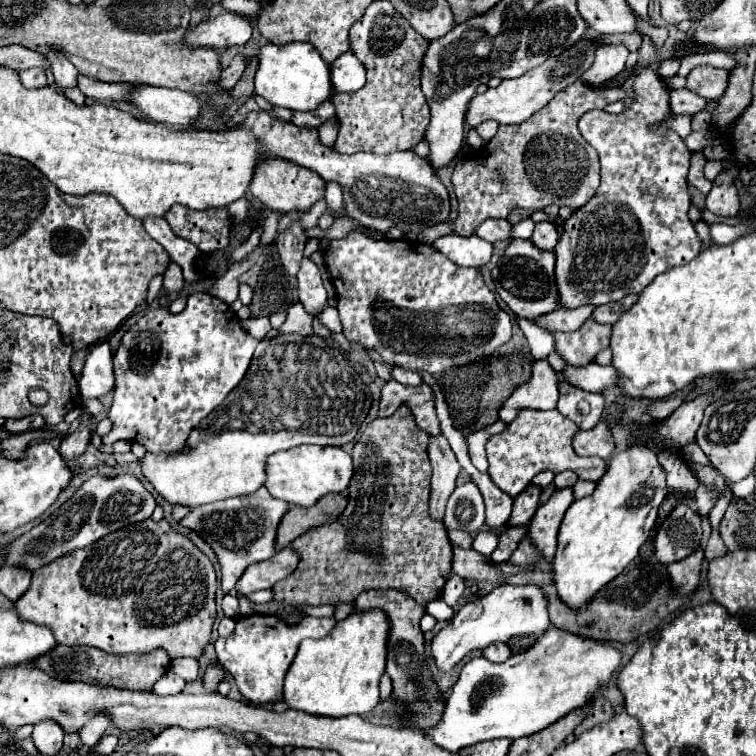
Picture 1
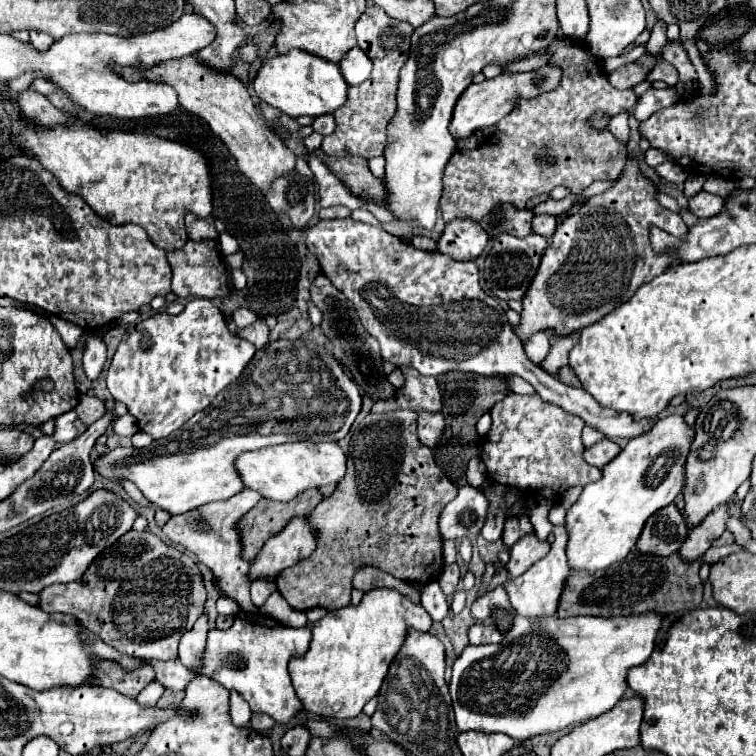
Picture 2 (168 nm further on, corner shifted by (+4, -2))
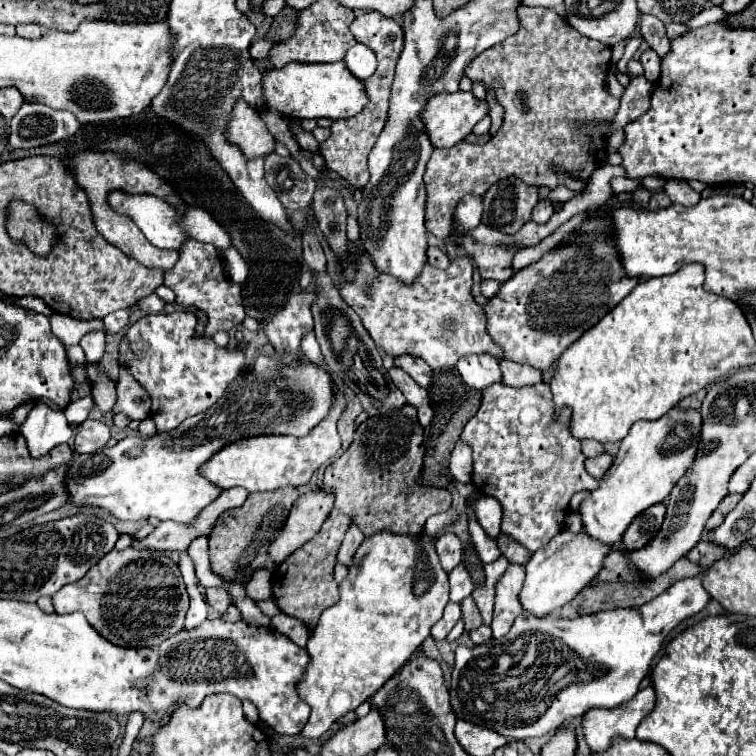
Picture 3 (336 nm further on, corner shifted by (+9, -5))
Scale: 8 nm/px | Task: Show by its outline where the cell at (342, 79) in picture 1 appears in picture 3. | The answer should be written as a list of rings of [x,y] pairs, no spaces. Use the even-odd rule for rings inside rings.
[[[354,44],[346,52],[344,62],[354,72],[354,76],[358,76],[360,80],[366,80],[368,76],[372,76],[376,72],[376,66],[378,66],[376,54],[366,44]]]

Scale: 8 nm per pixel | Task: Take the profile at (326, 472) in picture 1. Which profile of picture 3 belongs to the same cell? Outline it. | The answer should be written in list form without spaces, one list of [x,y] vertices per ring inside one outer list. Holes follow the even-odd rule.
[[[336,382],[332,386],[334,386],[334,402],[330,406],[328,416],[322,420],[322,424],[314,426],[306,436],[296,438],[296,436],[282,436],[282,434],[260,434],[260,436],[248,436],[230,442],[200,466],[198,470],[200,476],[204,476],[206,480],[210,480],[212,484],[224,490],[232,486],[242,486],[248,492],[268,492],[284,486],[308,484],[312,474],[322,464],[326,464],[340,448],[336,422],[346,408],[346,396]]]

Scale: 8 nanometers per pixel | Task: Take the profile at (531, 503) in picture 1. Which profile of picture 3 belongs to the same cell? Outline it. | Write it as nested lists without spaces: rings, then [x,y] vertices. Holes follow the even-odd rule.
[[[500,536],[498,540],[498,548],[502,552],[502,556],[506,556],[506,560],[510,564],[520,564],[524,566],[528,560],[530,560],[530,552],[526,552],[520,544],[514,544],[514,540],[510,540],[510,536]]]

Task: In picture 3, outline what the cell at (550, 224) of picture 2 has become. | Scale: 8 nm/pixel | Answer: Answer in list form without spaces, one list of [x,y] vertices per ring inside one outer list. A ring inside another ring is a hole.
[[[540,200],[536,206],[534,206],[534,212],[532,212],[532,220],[538,222],[538,224],[544,224],[550,220],[550,216],[554,214],[554,208],[550,202],[546,200]]]

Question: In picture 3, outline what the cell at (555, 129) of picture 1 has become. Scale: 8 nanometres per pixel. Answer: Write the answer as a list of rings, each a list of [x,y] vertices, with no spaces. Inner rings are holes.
[[[520,6],[518,20],[520,20],[520,30],[514,36],[508,36],[504,42],[484,50],[464,70],[464,76],[468,76],[472,82],[480,82],[484,84],[486,90],[490,88],[494,90],[498,104],[504,108],[504,122],[500,130],[486,144],[458,142],[452,148],[434,150],[426,164],[426,172],[424,172],[426,228],[440,240],[446,240],[450,236],[448,228],[450,228],[454,206],[468,192],[482,196],[494,182],[506,176],[526,178],[526,184],[534,184],[534,186],[556,188],[556,176],[552,174],[552,164],[558,164],[560,168],[564,168],[568,176],[588,180],[590,174],[606,158],[606,142],[602,140],[600,130],[594,132],[592,136],[586,136],[578,132],[578,128],[568,128],[568,126],[590,122],[590,120],[596,120],[602,126],[606,126],[610,122],[610,116],[618,112],[620,100],[612,98],[606,90],[606,76],[612,60],[612,50],[604,44],[598,44],[582,36],[580,32],[574,32],[574,28],[570,28],[566,20],[562,20],[562,16],[552,8]]]

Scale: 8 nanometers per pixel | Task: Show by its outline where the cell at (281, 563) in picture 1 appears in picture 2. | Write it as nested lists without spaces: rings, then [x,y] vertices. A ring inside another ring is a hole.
[[[295,519],[283,533],[277,533],[263,545],[259,555],[251,563],[249,579],[277,577],[287,567],[303,561],[315,551],[315,535],[307,525],[307,519]]]

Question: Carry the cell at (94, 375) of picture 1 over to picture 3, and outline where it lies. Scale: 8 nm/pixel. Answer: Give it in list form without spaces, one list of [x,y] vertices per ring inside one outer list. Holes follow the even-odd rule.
[[[88,332],[82,340],[80,340],[80,346],[84,348],[86,352],[86,358],[90,364],[98,362],[104,354],[104,332]]]

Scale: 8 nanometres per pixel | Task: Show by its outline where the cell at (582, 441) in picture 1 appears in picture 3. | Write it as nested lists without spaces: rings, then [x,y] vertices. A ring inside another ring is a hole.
[[[602,454],[602,456],[588,458],[588,460],[586,460],[586,470],[588,470],[588,474],[594,476],[596,480],[600,480],[610,466],[612,466],[612,456],[610,456],[610,454]]]

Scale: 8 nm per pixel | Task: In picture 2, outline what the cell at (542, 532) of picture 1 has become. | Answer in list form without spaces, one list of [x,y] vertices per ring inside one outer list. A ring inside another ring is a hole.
[[[535,531],[525,533],[525,537],[521,537],[509,551],[511,559],[507,563],[507,571],[509,571],[507,579],[515,579],[523,575],[535,561],[543,559],[547,551],[549,551],[549,541],[541,541]]]

